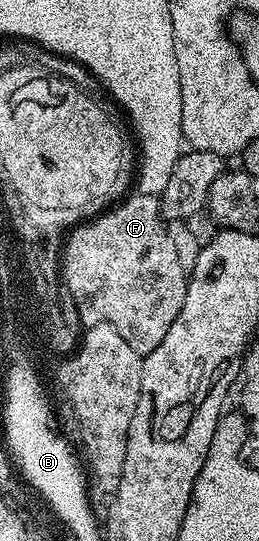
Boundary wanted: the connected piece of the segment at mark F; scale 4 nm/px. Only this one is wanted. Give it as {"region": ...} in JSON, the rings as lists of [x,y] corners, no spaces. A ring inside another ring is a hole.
{"region":[[[138,192],[132,196],[126,196],[108,211],[78,224],[64,238],[60,272],[63,274],[64,288],[69,288],[69,297],[81,316],[82,326],[108,323],[119,331],[119,335],[123,335],[123,339],[127,339],[127,343],[131,343],[135,352],[144,355],[155,351],[155,347],[163,343],[163,335],[167,335],[179,311],[183,311],[183,299],[187,295],[187,271],[179,263],[175,243],[171,243],[167,222],[161,215],[160,200]]]}

